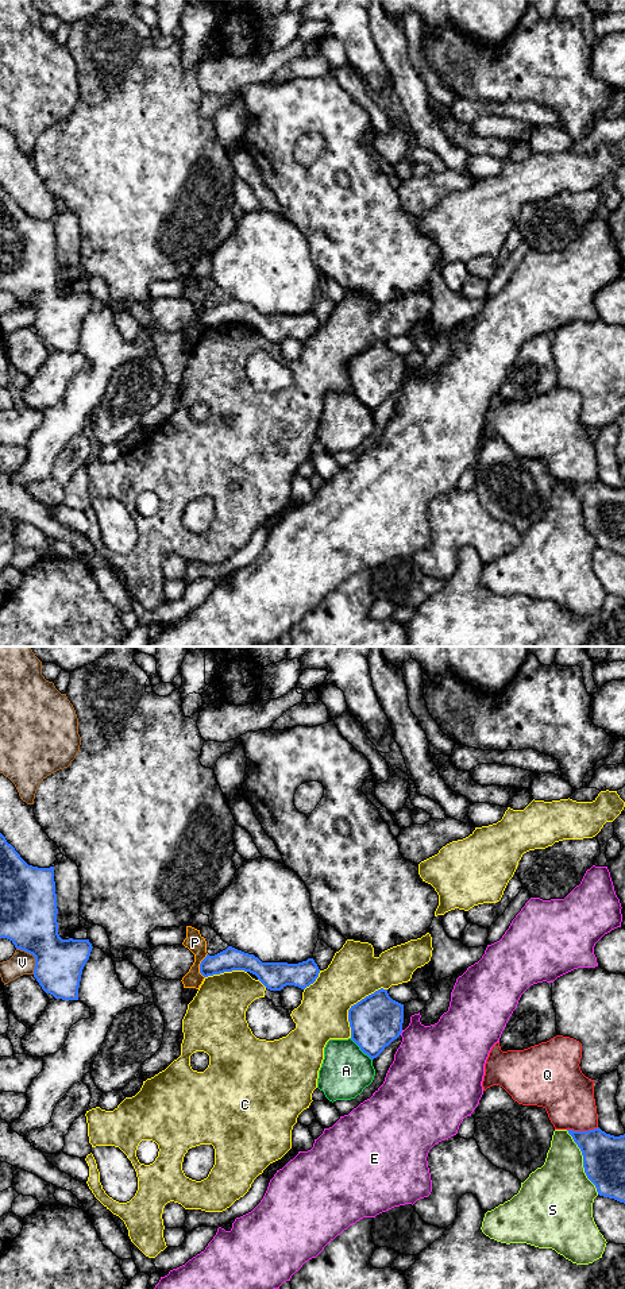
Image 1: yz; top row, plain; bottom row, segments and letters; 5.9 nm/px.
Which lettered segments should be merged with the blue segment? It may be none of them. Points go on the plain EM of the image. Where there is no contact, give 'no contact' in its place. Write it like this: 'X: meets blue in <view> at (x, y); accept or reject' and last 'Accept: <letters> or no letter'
A: meets blue in yz at (361, 401); reject
C: meets blue in yz at (354, 357); reject
E: meets blue in yz at (401, 384); reject
P: meets blue in yz at (200, 317); reject
Q: meets blue in yz at (582, 483); reject
S: meets blue in yz at (583, 514); reject
V: meets blue in yz at (34, 308); reject
Accept: no letter

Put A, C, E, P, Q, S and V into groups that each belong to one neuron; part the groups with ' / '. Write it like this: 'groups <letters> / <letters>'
groups A / C / E / P / Q / S / V

